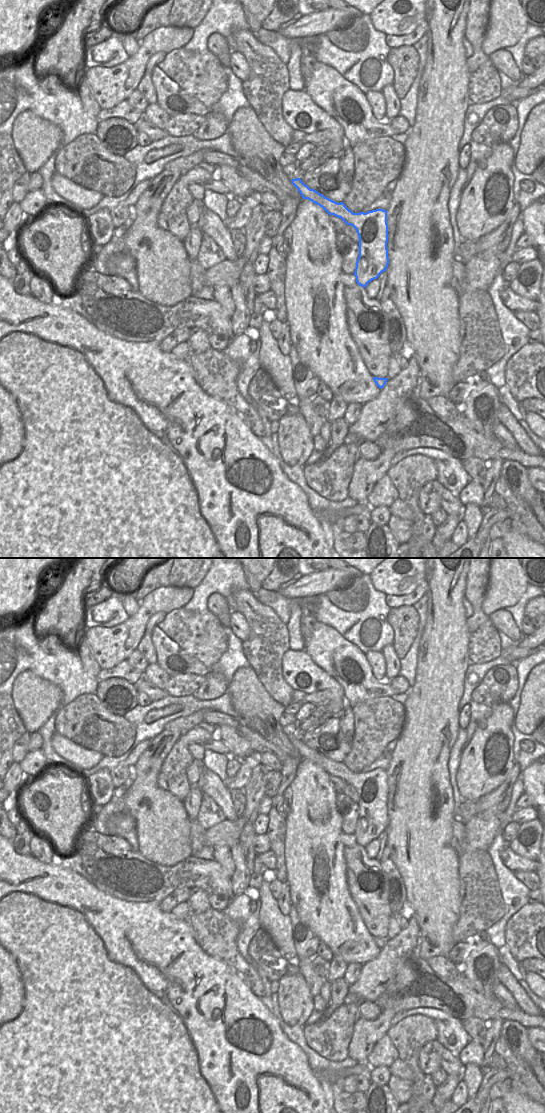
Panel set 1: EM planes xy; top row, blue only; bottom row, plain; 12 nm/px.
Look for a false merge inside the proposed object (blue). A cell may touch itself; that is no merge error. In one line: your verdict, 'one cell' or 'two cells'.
one cell

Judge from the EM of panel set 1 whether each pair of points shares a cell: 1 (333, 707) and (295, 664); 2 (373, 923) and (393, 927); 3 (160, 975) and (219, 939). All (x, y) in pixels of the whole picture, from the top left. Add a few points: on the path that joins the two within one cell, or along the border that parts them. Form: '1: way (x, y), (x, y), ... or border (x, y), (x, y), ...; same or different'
1: way (335, 693), (324, 681), (314, 679), (309, 674); same
2: border (390, 916), (387, 937); different
3: border (191, 929), (195, 942), (208, 954), (223, 961); different

